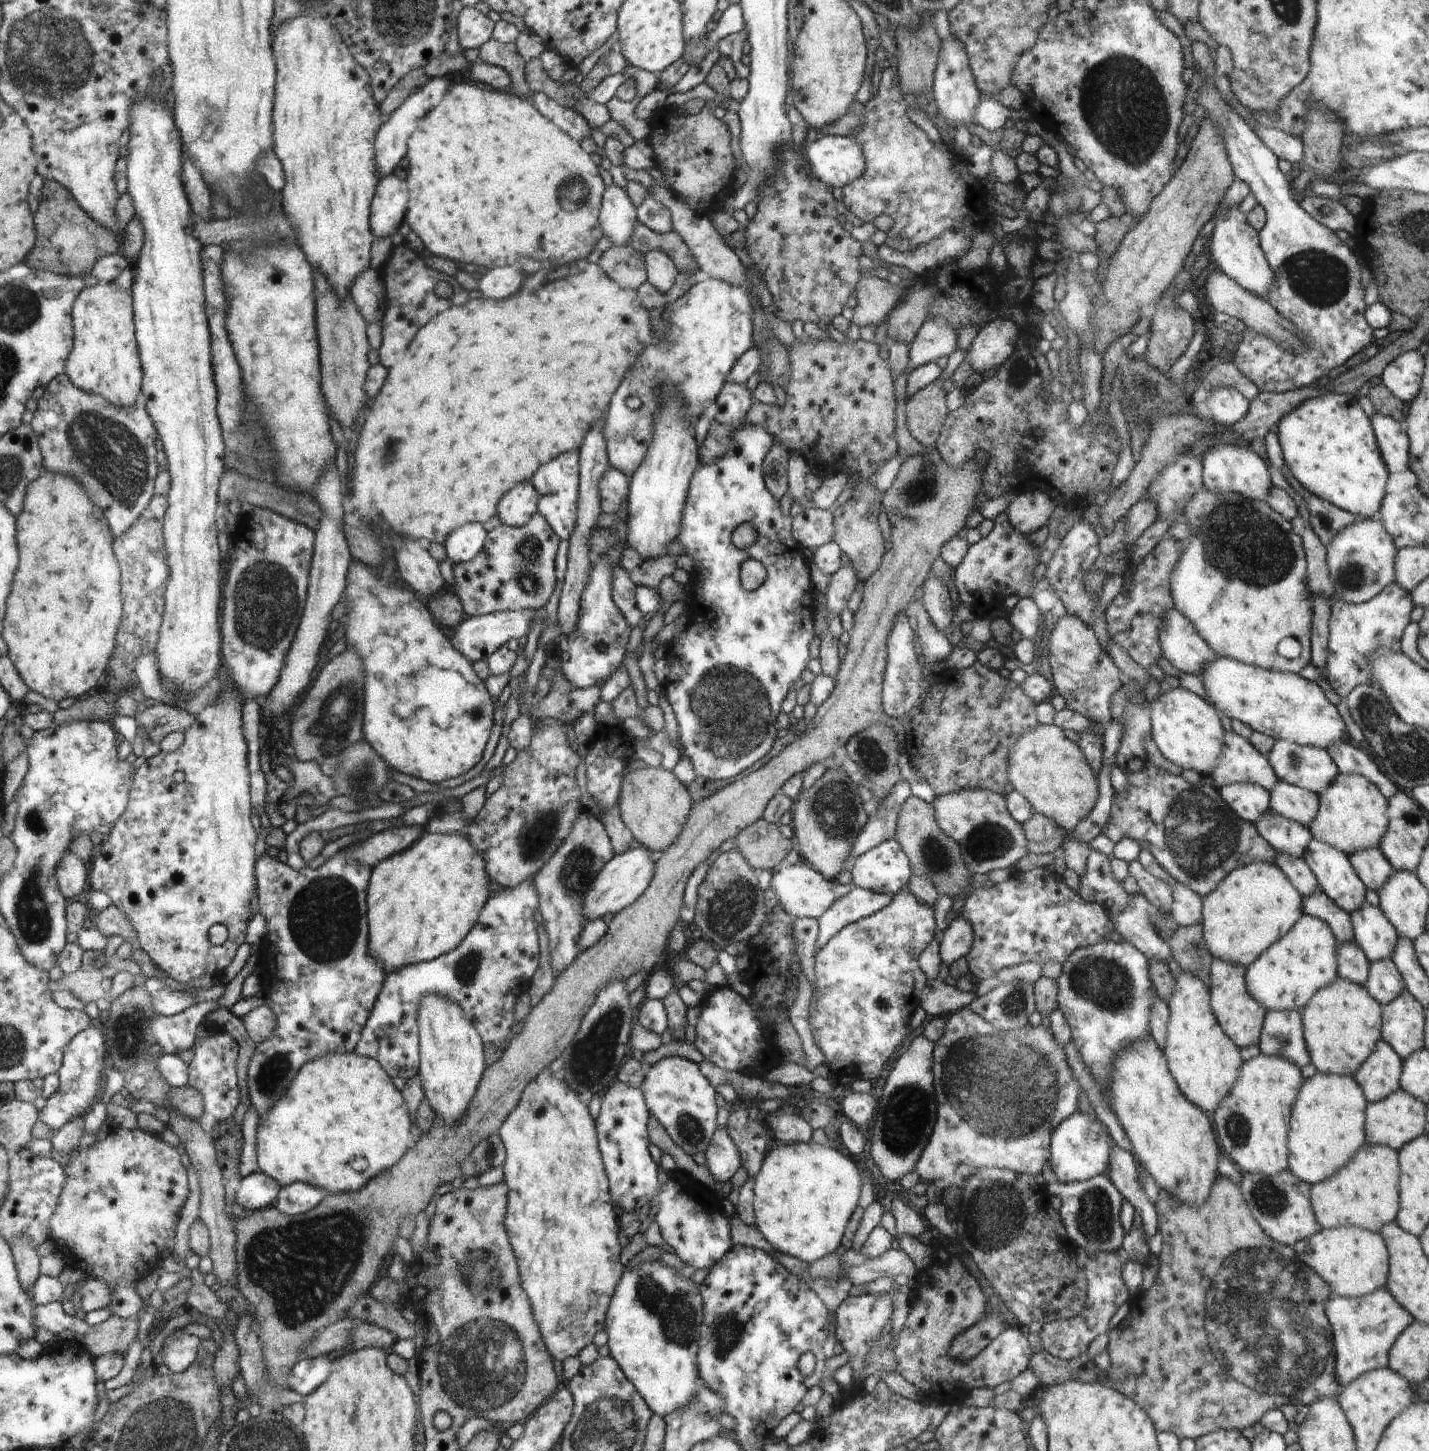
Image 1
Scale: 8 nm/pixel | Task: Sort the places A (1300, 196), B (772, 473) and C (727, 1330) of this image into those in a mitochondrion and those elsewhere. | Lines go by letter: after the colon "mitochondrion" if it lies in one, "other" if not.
A: other
B: other
C: mitochondrion

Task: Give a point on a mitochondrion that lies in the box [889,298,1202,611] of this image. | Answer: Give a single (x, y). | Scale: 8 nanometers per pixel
(923, 483)

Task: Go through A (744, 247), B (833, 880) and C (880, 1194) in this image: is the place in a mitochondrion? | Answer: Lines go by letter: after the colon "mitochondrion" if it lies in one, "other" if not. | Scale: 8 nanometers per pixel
A: other
B: other
C: other

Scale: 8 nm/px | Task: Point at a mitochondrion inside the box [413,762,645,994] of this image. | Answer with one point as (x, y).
(536, 836)

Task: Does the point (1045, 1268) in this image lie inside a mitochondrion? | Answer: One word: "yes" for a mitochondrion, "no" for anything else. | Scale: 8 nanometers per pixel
no

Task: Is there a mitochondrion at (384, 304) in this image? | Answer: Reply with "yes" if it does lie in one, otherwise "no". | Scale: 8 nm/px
no

